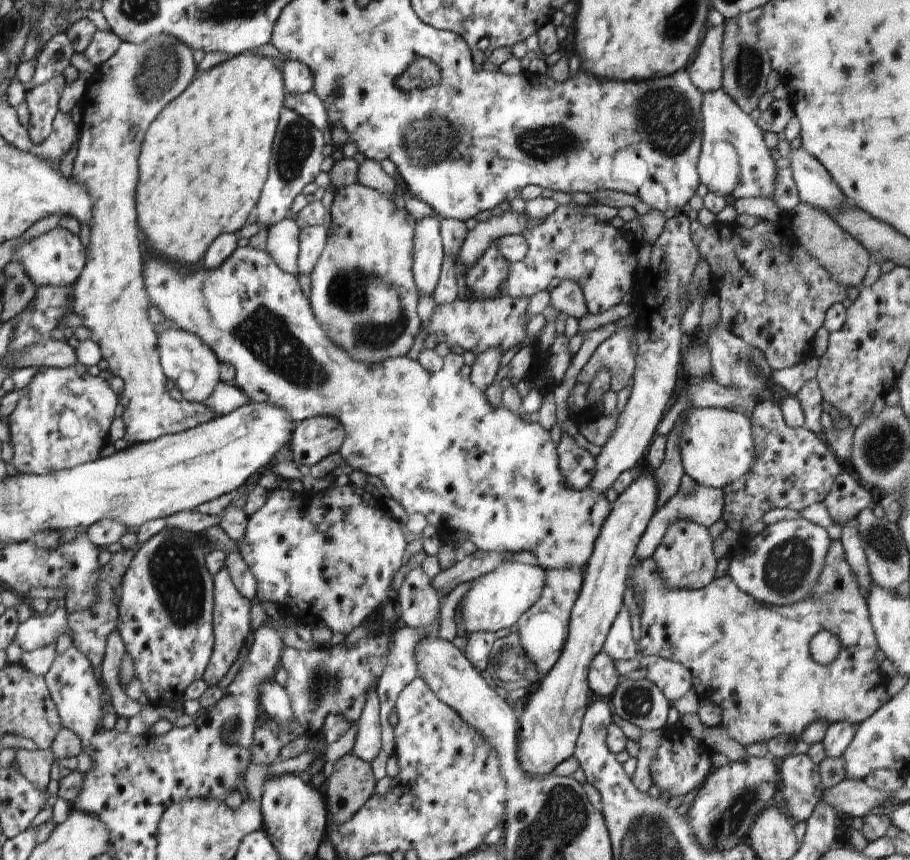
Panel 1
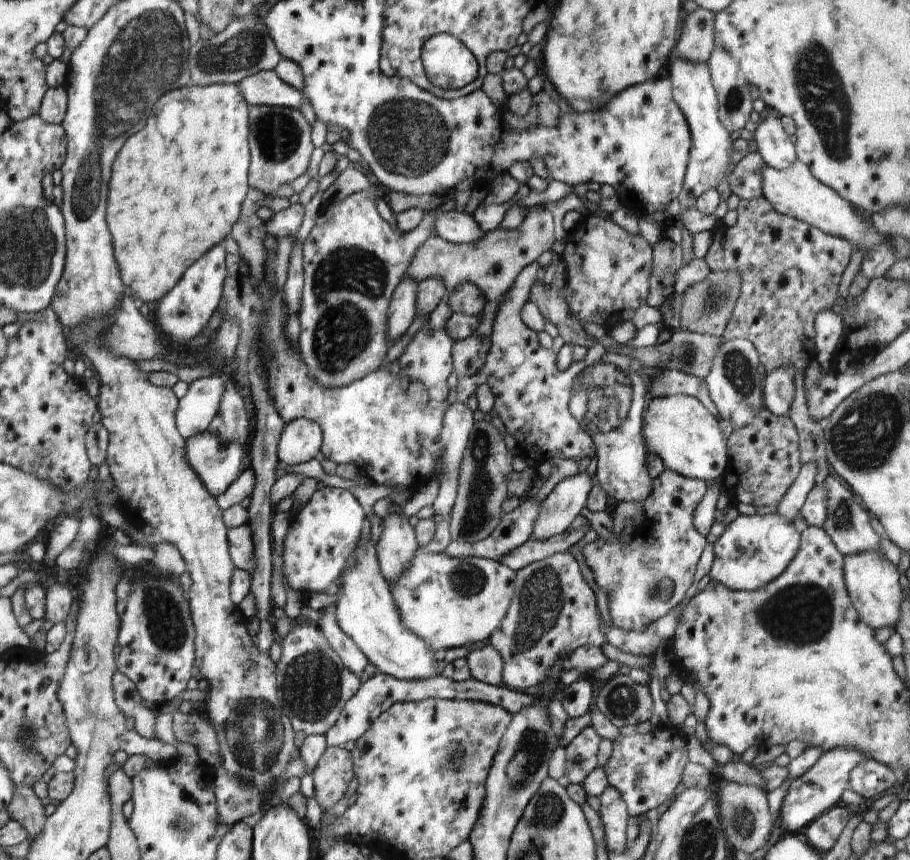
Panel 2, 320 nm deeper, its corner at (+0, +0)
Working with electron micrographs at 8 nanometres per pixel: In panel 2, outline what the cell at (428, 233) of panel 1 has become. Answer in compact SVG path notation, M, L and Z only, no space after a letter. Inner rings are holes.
M407 276L400 284L396 285L389 304L387 320L387 336L390 344L400 340L401 336L408 330L416 314L416 287L415 283Z

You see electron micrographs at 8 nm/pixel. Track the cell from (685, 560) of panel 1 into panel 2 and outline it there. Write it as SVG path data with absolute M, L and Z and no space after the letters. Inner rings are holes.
M665 468L660 476L653 479L652 497L644 504L646 516L652 516L654 520L654 544L652 540L642 542L639 534L636 536L634 533L634 538L626 544L621 541L622 536L615 537L612 534L607 540L598 537L583 547L582 554L593 572L595 583L607 593L610 618L616 628L643 631L649 624L668 614L672 608L676 608L684 598L686 590L694 580L694 570L706 542L694 523L695 510L706 496L706 492L707 487L703 480L688 478Z

